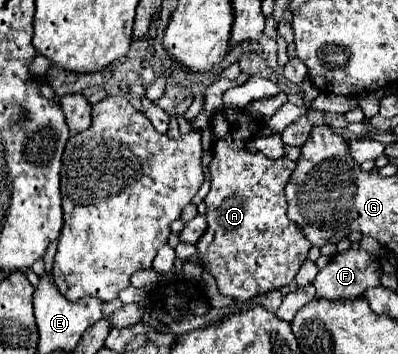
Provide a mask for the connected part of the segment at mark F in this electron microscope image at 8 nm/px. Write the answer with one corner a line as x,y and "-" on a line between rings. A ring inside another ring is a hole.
351,247
345,253
337,253
317,273
313,285
319,297
325,299
347,299
359,297
365,289
381,283
381,263
375,255

